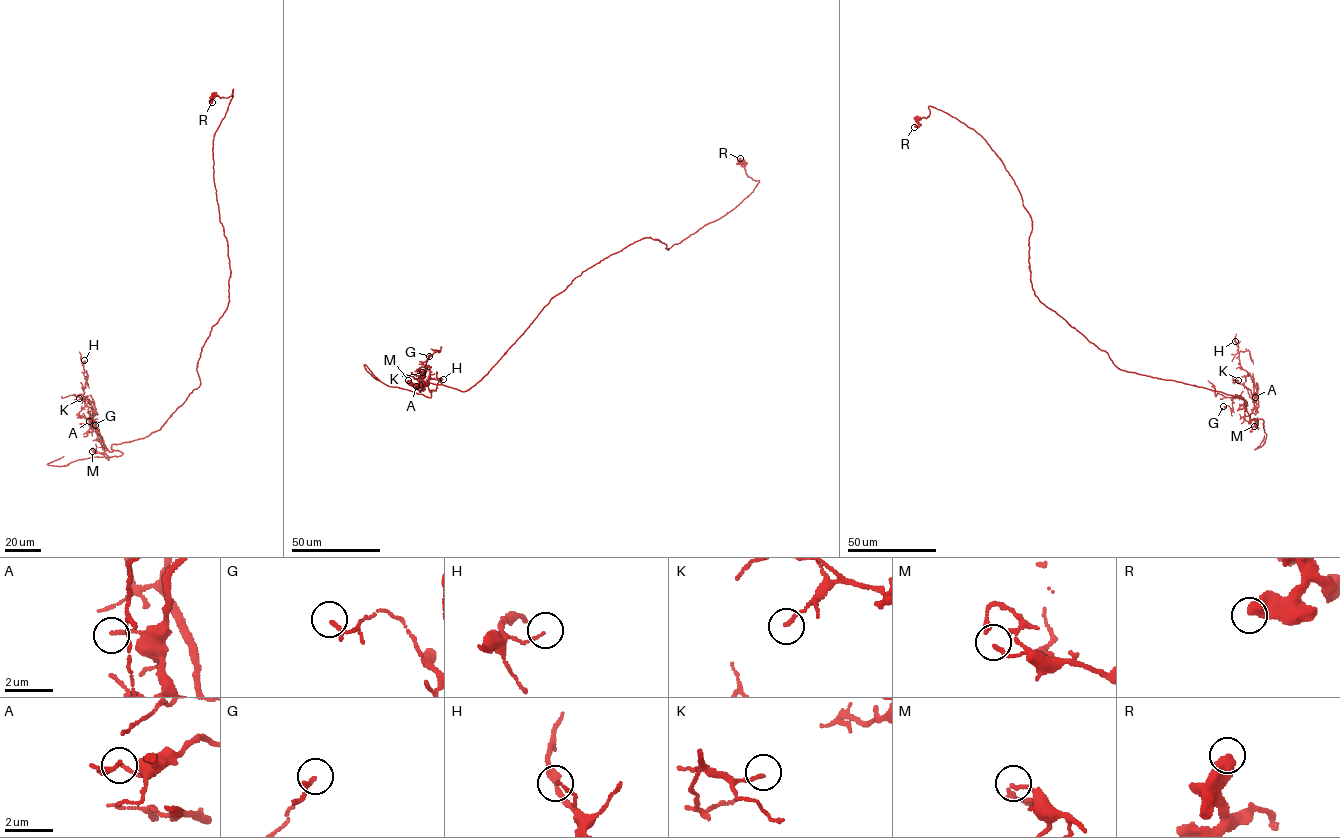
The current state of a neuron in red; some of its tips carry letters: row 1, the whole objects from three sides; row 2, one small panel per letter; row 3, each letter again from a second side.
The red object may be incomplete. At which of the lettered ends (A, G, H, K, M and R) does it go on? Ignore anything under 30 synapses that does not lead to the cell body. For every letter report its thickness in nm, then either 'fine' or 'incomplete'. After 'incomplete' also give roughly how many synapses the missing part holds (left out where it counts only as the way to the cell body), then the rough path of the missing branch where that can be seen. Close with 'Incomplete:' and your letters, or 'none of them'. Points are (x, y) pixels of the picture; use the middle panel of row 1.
A: 140 nm thick; fine
G: 150 nm thick; fine
H: 90 nm thick; fine
K: 130 nm thick; fine
M: 140 nm thick; fine
R: 500 nm thick; fine
Incomplete: none of them

